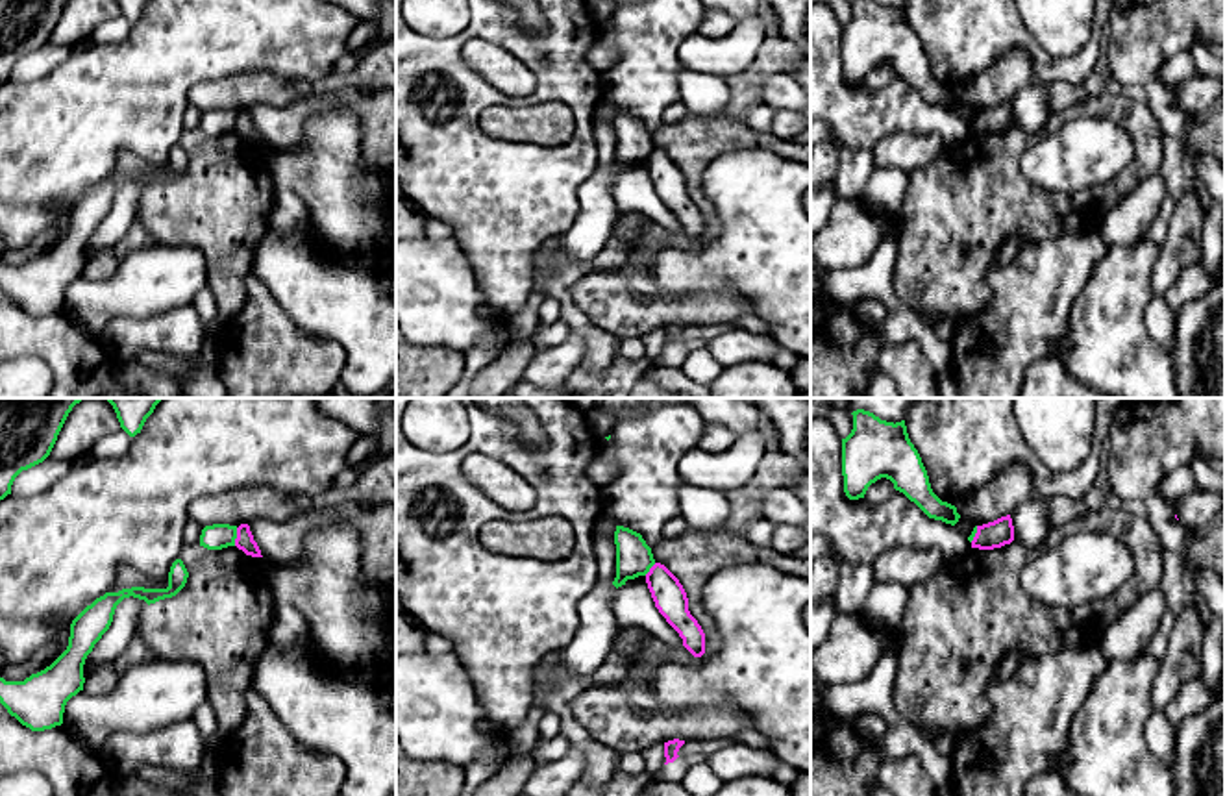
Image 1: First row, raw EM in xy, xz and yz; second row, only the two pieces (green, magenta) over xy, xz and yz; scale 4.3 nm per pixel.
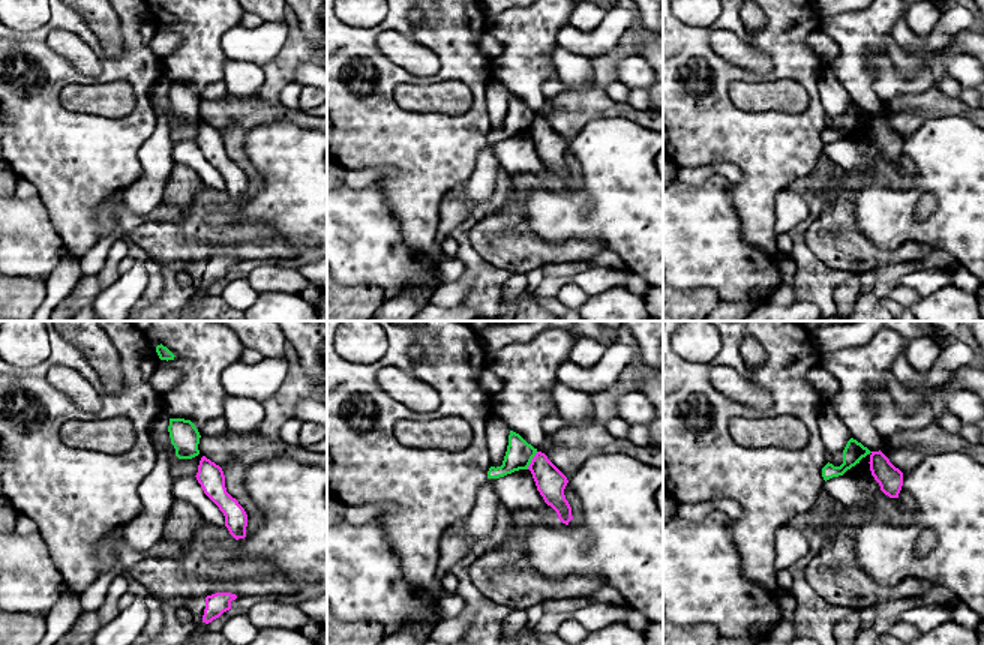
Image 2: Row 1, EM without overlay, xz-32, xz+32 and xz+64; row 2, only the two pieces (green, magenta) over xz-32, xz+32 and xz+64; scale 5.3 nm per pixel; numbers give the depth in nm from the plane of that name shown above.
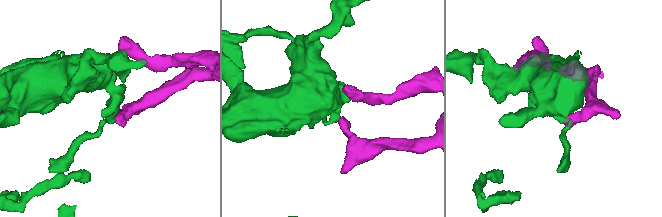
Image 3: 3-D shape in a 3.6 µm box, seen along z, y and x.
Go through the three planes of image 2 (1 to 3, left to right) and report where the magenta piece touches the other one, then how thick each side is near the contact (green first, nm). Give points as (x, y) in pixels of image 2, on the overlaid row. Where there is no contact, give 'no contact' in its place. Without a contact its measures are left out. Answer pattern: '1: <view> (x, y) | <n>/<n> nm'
1: no contact
2: xz+32 (531, 459) | 150/160 nm
3: no contact

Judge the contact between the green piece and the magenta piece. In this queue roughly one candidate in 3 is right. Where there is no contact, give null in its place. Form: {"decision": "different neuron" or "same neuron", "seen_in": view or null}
{"decision": "different neuron", "seen_in": "xy"}

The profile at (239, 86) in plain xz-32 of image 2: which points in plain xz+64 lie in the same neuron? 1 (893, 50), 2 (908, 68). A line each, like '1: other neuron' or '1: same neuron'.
1: same neuron
2: same neuron

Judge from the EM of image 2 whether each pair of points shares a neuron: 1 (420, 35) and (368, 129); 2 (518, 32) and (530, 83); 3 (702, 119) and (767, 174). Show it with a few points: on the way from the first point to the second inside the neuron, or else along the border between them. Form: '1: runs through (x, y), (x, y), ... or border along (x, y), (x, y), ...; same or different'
1: runs through (386, 27), (371, 38), (381, 95); same
2: runs through (527, 44), (527, 71); same
3: runs through (719, 132), (726, 134), (750, 158); same

